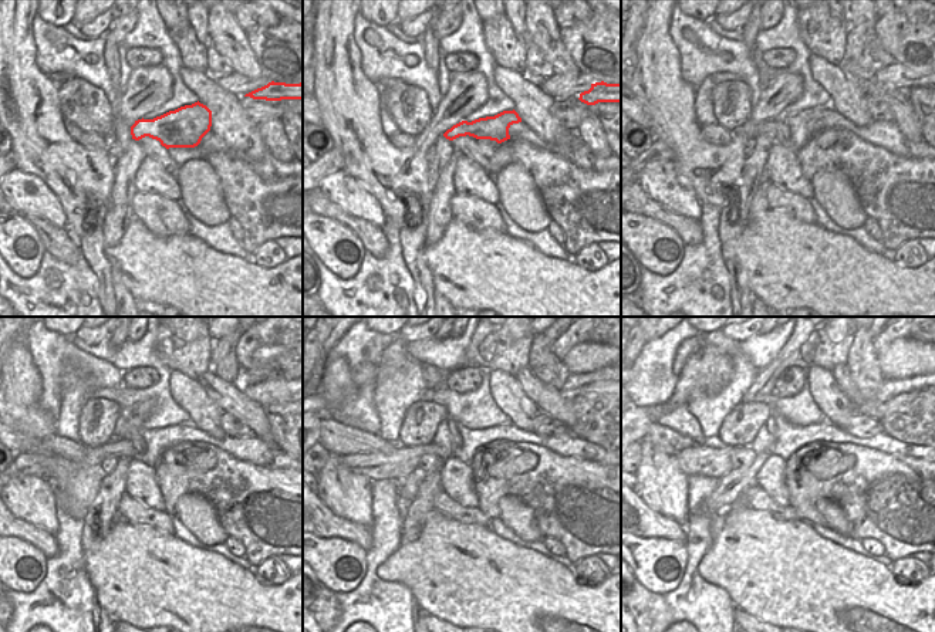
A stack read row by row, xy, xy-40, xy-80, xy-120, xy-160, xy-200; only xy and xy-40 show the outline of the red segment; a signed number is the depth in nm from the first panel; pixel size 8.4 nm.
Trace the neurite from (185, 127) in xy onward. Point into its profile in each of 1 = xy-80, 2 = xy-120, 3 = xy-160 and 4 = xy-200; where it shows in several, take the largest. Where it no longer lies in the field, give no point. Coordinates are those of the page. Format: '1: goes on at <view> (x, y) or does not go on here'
1: goes on at xy-80 (768, 129)
2: goes on at xy-120 (115, 448)
3: goes on at xy-160 (400, 463)
4: goes on at xy-200 (705, 459)

